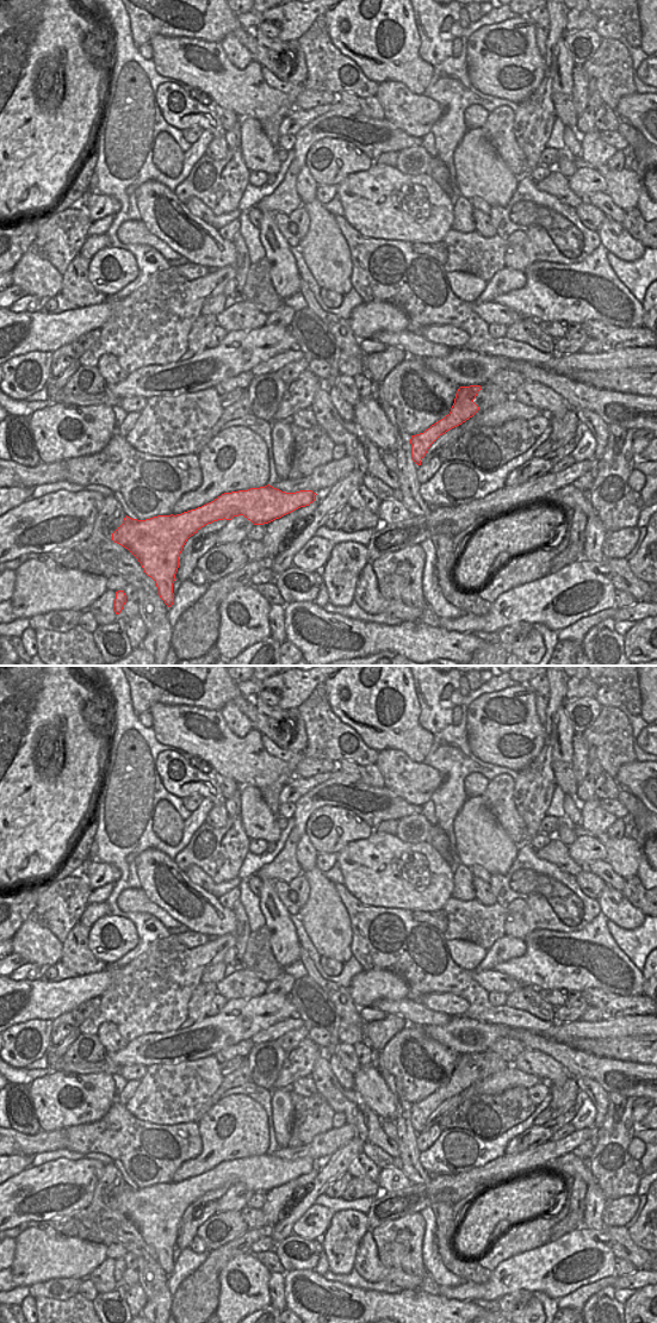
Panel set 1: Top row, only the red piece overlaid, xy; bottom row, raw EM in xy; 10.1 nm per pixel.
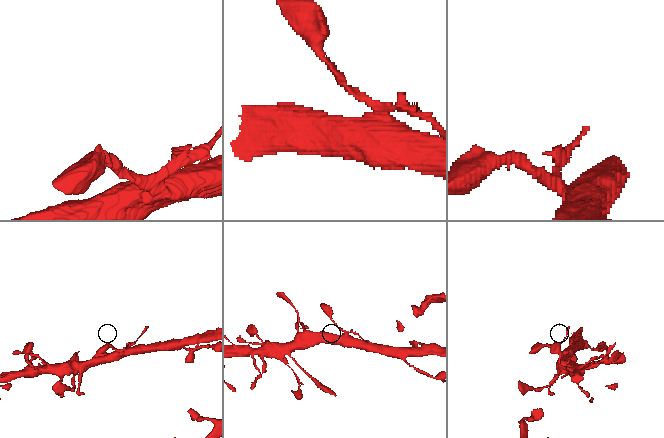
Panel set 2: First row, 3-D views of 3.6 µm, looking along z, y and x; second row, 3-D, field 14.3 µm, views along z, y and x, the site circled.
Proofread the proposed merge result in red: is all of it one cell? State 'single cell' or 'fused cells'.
fused cells

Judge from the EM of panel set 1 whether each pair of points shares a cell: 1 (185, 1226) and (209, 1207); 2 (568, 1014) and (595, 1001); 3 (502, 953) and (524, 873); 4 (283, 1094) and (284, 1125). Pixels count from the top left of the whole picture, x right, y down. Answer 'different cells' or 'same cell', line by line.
1: same cell
2: different cells
3: different cells
4: same cell

